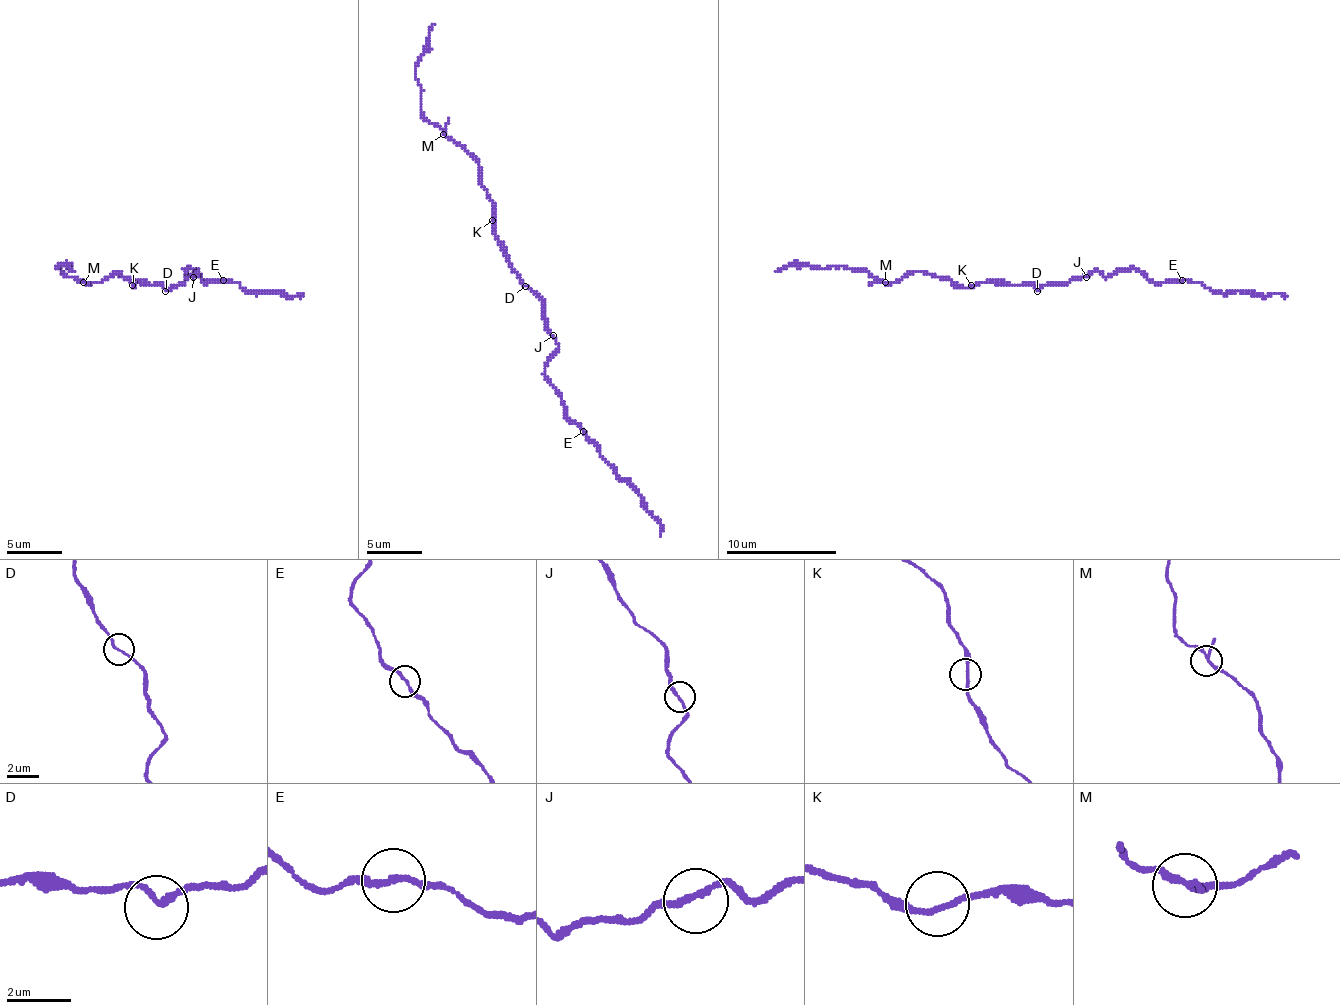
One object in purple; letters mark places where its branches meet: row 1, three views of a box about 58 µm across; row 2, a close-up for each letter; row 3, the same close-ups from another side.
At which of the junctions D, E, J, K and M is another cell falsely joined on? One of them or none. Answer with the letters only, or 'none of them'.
none of them

